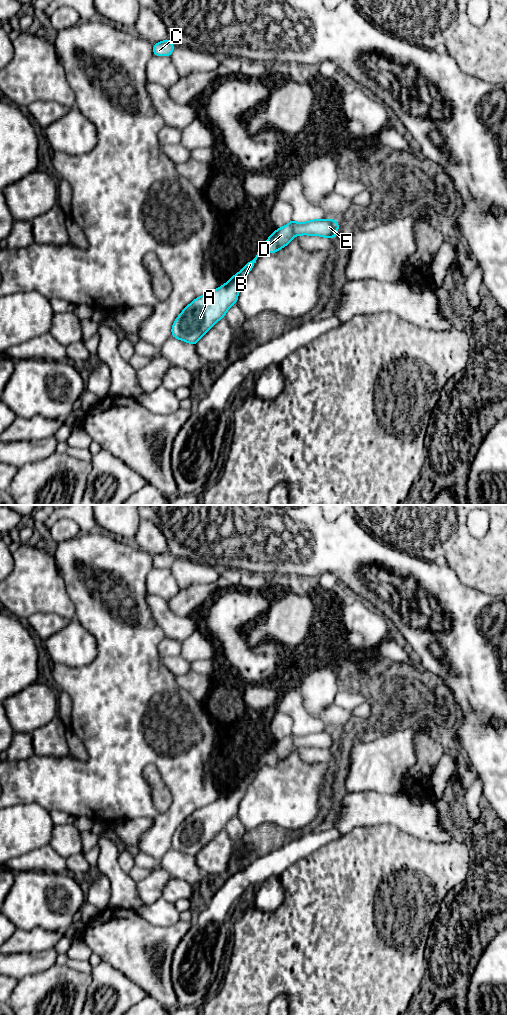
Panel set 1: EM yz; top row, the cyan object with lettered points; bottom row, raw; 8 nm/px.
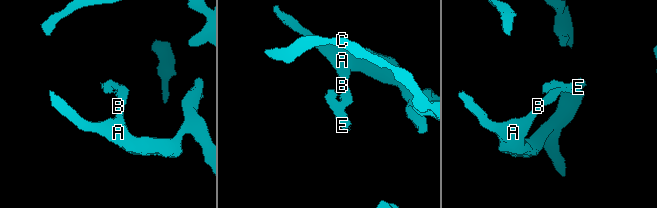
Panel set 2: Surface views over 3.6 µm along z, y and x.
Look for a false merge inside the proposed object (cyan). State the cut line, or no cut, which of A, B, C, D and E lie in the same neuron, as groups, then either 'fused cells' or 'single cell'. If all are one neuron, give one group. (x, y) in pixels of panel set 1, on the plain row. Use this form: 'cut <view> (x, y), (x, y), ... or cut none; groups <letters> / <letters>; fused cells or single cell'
cut yz (288, 736), (294, 747); groups A B C D / E; fused cells

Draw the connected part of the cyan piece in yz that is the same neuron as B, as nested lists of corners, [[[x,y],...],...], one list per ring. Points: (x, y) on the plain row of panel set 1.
[[[289,736],[275,741],[260,758],[256,769],[247,774],[237,786],[224,797],[197,809],[183,821],[172,837],[172,849],[196,857],[220,831],[225,830],[228,821],[237,815],[239,803],[257,770],[263,765],[276,765],[290,756],[293,749]]]

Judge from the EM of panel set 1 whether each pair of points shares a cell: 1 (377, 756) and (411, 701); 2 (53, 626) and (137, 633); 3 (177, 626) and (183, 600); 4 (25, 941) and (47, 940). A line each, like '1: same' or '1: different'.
1: different
2: different
3: different
4: same

